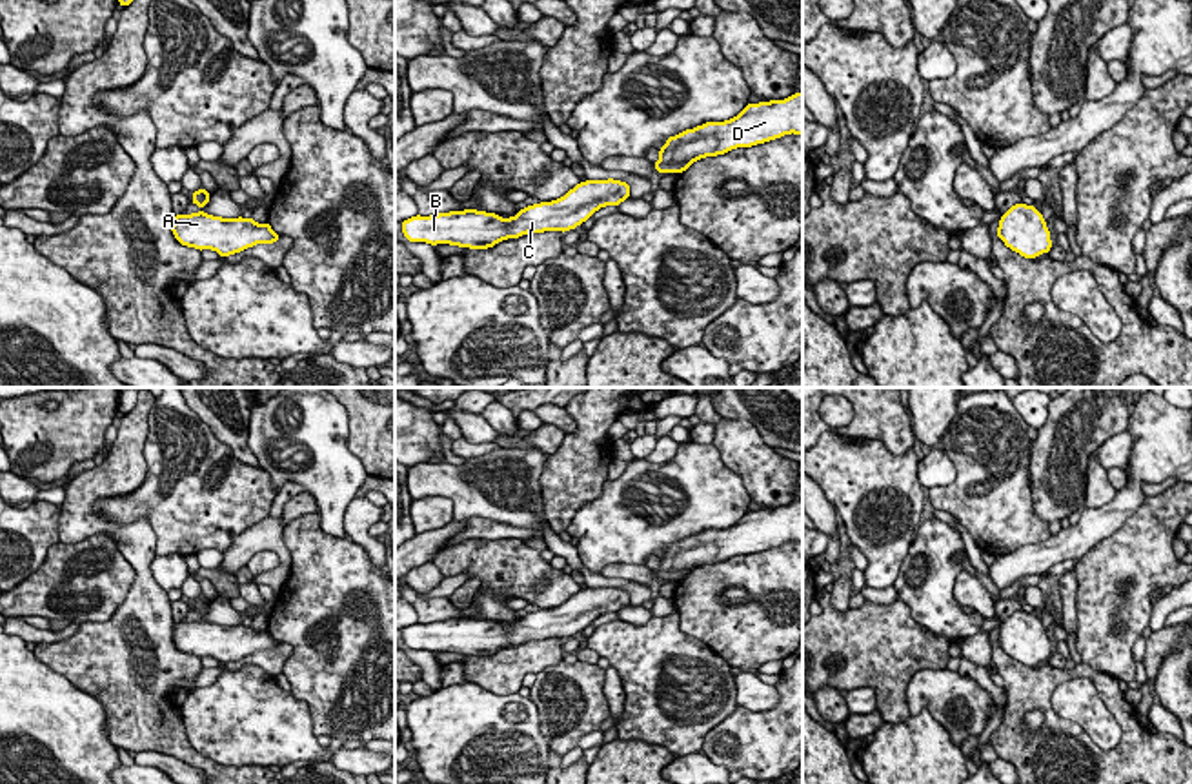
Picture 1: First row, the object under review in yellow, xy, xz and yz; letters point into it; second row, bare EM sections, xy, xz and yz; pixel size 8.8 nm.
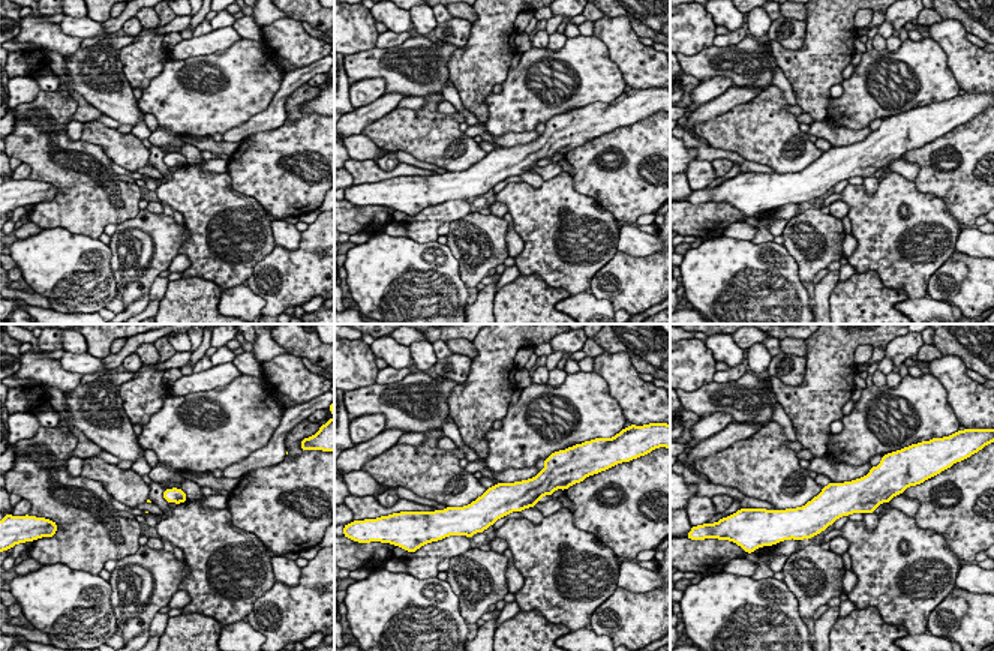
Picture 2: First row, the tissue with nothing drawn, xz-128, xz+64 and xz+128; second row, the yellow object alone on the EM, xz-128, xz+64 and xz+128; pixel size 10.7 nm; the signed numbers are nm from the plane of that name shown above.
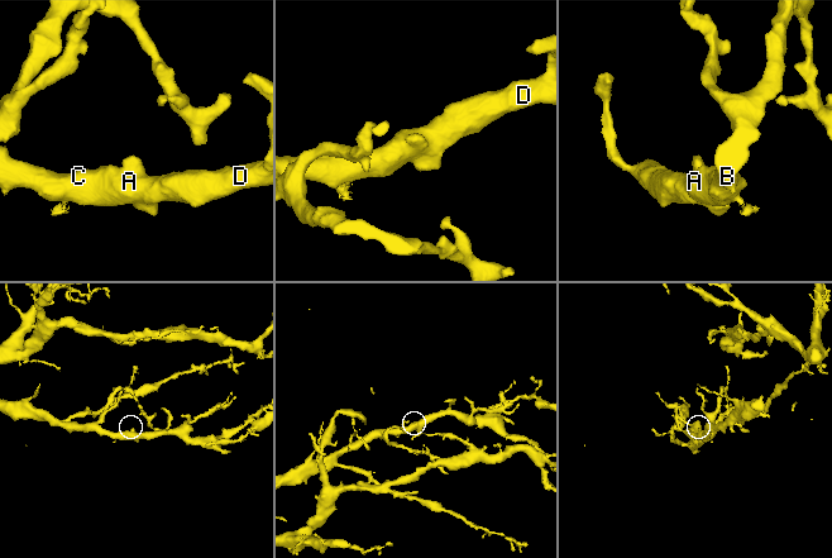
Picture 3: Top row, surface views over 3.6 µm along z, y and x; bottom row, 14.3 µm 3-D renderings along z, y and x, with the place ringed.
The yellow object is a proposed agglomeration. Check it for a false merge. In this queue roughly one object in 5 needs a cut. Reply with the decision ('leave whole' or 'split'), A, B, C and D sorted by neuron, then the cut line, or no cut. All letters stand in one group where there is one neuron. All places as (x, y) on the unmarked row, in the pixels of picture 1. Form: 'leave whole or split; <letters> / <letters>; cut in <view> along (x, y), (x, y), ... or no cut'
leave whole; A B C D; no cut

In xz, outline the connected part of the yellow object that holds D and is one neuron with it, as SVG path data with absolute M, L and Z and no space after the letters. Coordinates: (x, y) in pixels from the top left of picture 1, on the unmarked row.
M803 498L786 508L748 511L735 526L706 529L670 544L653 575L659 580L686 578L695 568L752 555L784 542L803 542Z

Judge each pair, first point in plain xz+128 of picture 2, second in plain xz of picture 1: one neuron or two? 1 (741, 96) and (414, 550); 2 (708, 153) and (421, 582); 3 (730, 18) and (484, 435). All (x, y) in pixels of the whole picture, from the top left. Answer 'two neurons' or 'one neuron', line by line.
1: one neuron
2: one neuron
3: one neuron

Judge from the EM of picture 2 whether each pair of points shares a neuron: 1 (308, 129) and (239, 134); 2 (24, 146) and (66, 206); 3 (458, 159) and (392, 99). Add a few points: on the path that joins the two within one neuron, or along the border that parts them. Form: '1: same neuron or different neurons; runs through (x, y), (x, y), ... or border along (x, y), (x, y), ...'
1: different neurons; border along (249, 135), (240, 143)
2: same neuron; runs through (39, 158), (66, 185), (66, 191)
3: different neurons; border along (396, 107), (366, 126)

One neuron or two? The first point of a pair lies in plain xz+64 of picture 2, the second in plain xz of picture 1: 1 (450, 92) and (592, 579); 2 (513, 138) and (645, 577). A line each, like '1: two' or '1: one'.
1: one
2: one

